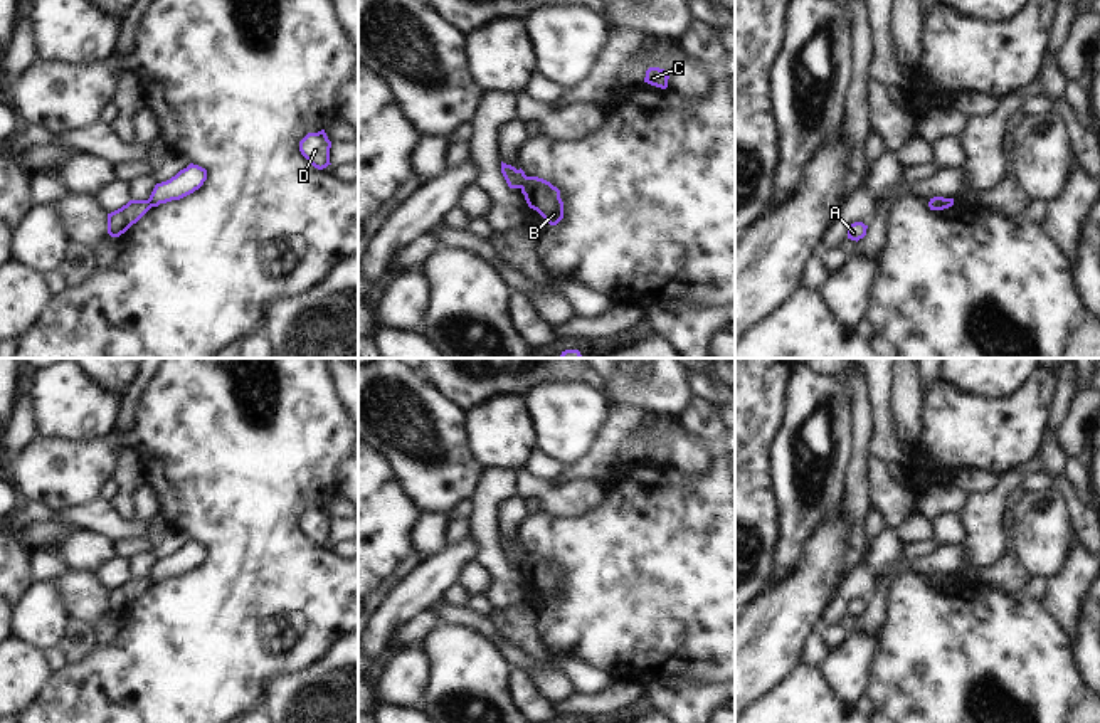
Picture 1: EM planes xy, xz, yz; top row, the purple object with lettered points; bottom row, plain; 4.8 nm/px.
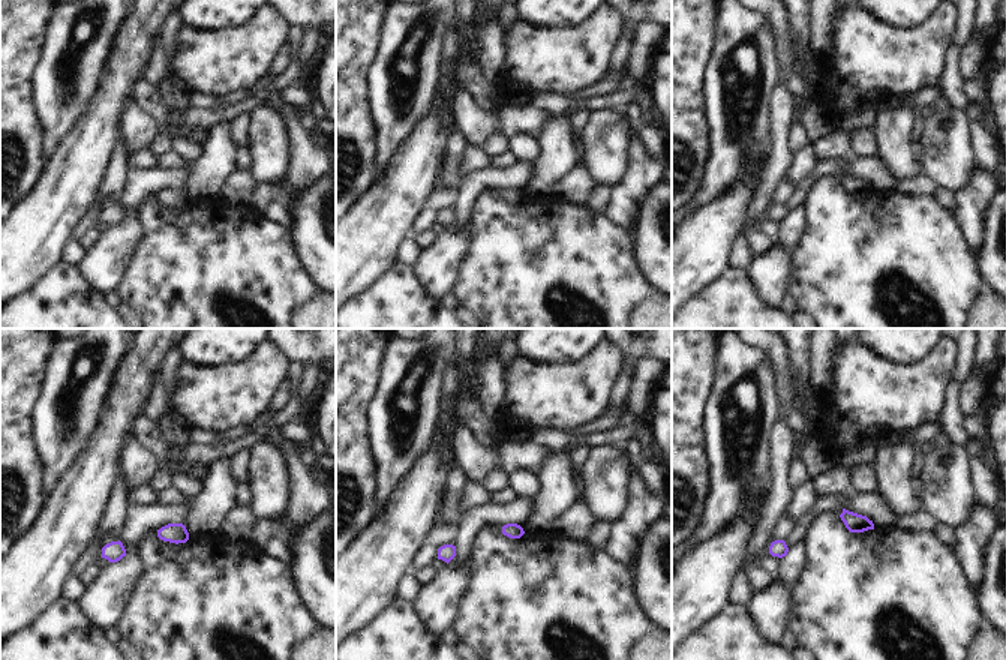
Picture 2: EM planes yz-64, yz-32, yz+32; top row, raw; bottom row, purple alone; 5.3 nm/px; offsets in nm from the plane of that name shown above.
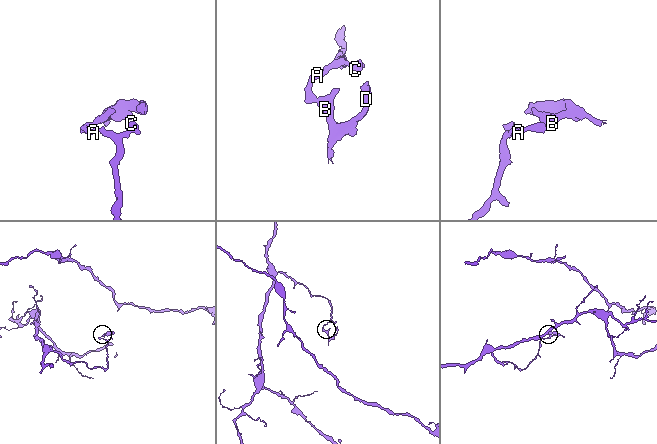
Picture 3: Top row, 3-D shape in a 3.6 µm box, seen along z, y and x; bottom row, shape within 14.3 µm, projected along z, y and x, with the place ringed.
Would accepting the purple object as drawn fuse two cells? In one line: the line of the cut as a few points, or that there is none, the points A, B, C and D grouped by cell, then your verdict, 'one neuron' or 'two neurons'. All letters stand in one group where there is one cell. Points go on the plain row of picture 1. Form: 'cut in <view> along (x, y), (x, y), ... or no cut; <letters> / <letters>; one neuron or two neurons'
cut in xz along (527, 554), (520, 564); A C / B D; two neurons

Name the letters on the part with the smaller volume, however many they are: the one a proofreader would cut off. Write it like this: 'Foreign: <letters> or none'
Foreign: B, D

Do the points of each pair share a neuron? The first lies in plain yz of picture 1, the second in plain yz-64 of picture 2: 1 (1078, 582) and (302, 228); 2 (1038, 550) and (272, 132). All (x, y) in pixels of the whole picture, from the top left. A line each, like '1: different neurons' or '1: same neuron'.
1: different neurons
2: same neuron

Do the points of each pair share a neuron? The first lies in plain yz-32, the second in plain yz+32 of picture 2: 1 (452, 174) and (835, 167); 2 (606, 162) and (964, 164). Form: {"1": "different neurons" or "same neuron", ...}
{"1": "different neurons", "2": "same neuron"}

